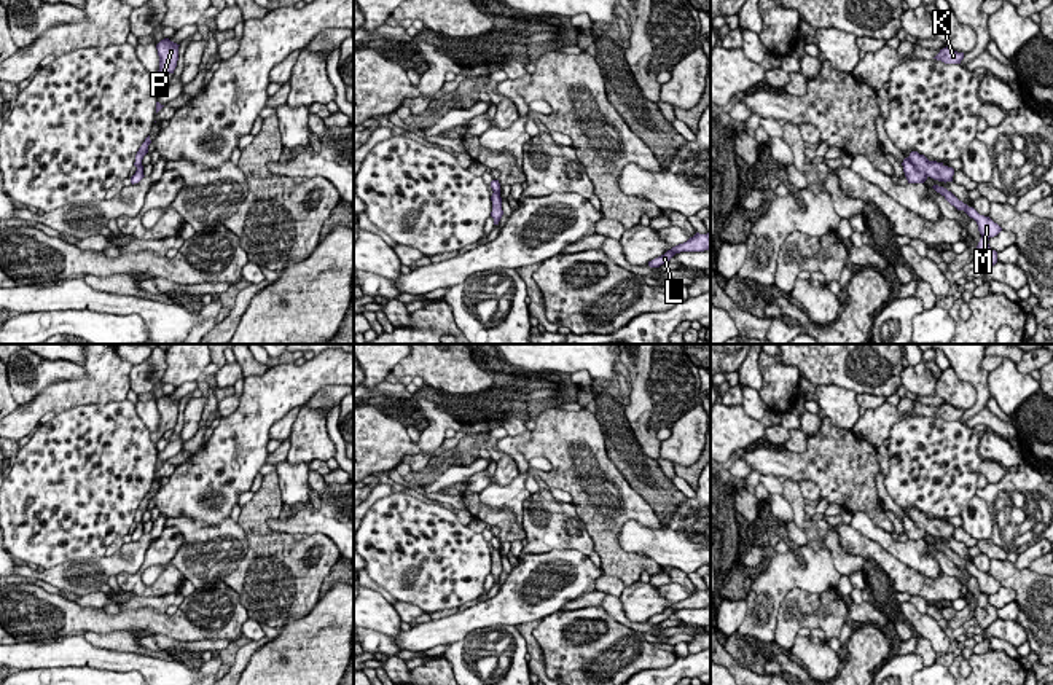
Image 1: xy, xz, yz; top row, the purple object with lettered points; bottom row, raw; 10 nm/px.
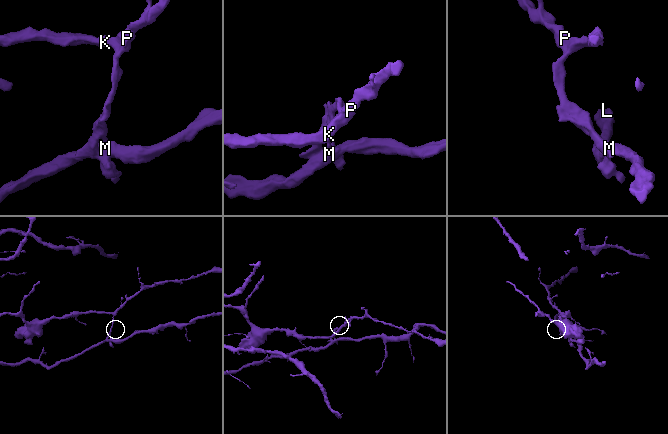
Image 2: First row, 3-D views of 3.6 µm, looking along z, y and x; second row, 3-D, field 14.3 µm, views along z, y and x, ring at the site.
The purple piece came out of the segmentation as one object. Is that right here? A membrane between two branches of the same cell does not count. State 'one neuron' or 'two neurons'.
two neurons

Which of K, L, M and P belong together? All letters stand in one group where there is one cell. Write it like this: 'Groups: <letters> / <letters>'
Groups: K P / L M

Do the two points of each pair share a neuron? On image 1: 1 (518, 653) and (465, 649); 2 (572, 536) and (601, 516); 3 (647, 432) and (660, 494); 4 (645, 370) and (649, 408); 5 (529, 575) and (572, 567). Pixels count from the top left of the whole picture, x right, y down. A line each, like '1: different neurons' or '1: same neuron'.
1: same neuron
2: different neurons
3: different neurons
4: same neuron
5: same neuron

